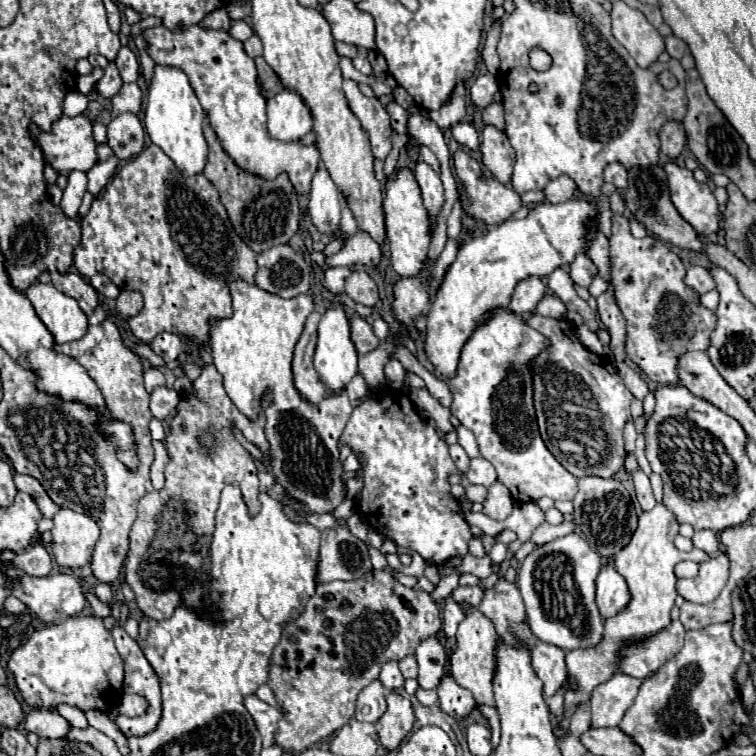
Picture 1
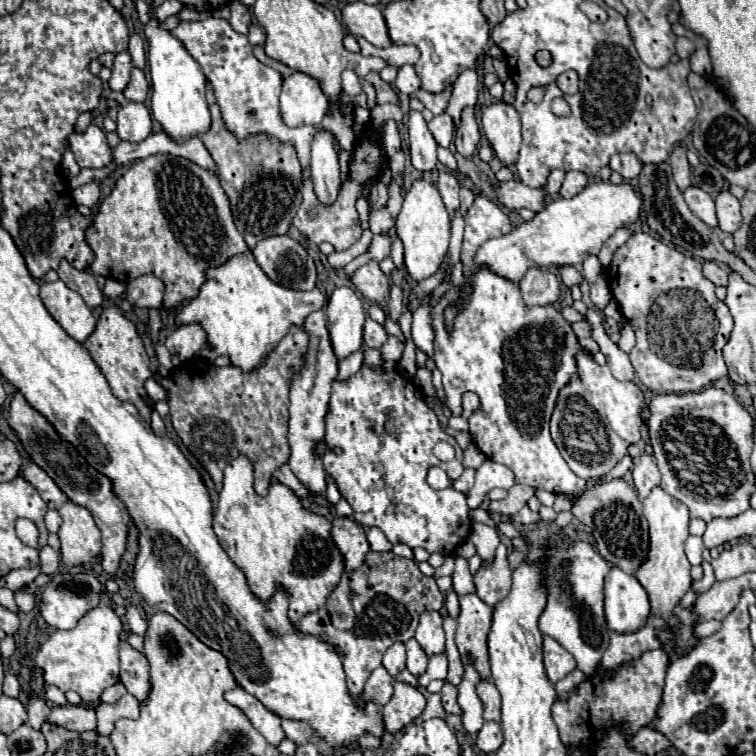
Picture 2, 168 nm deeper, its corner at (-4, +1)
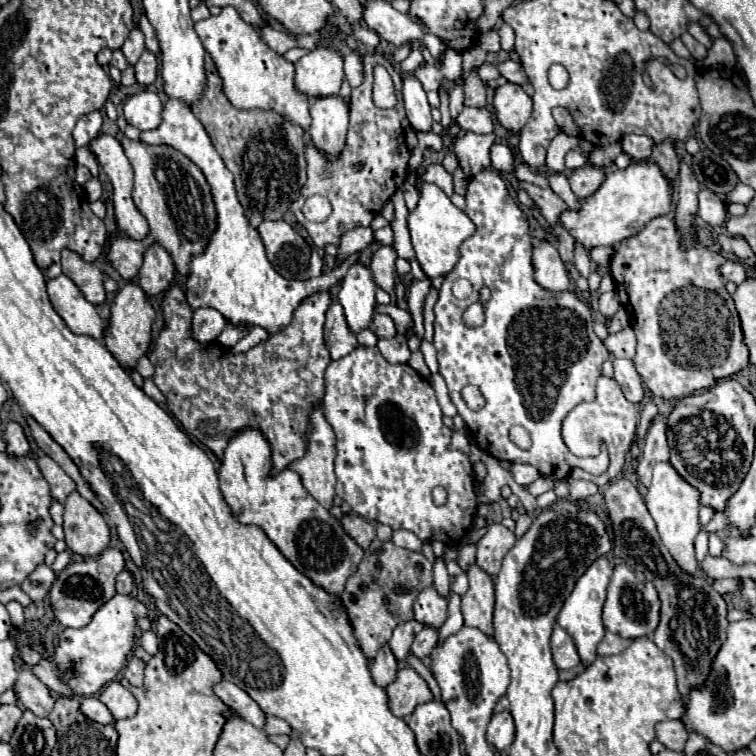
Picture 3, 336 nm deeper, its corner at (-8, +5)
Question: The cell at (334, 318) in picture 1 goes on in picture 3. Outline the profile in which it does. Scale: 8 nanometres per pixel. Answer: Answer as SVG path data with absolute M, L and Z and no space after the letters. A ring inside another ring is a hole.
M362 262L350 264L348 274L340 282L338 302L342 304L348 326L352 328L354 334L368 328L368 324L372 322L376 308L374 292L376 292L376 282L372 270Z

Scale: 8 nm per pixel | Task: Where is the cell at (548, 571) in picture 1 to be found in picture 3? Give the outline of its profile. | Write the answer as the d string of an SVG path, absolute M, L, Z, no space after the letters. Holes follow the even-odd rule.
M602 556L600 560L596 560L584 572L584 576L580 576L580 580L576 582L570 598L564 602L564 608L558 614L558 624L576 640L576 648L580 652L580 658L582 658L584 666L592 664L592 660L596 658L596 644L604 638L602 606L604 606L604 600L606 600L606 586L610 582L610 576L612 576L612 566Z

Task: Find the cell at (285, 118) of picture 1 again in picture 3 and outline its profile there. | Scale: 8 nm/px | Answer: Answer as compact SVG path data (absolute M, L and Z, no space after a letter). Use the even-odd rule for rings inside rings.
M318 44L296 66L296 88L312 96L334 96L344 80L342 54L330 44Z

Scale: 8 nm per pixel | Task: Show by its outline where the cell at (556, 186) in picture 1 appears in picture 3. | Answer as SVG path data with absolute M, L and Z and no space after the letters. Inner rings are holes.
M586 164L578 170L574 170L570 176L570 188L576 194L576 198L580 198L580 200L592 196L600 188L602 182L604 182L604 170L596 168L592 164Z

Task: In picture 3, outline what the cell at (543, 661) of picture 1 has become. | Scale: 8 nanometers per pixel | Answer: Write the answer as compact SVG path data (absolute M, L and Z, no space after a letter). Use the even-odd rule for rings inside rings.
M558 624L554 626L554 632L552 632L552 656L560 670L568 670L580 664L580 656L576 652L576 644L572 636Z

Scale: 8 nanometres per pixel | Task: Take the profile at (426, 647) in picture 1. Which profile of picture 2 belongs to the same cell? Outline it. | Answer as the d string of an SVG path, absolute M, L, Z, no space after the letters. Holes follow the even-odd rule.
M424 612L424 616L420 616L420 624L414 638L428 656L442 654L444 652L442 616L438 612Z

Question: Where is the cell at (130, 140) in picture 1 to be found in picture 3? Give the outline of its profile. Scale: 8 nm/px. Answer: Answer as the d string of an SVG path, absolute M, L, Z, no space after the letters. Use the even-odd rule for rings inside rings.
M142 90L126 102L124 116L128 124L140 130L154 130L162 122L162 100L156 92Z

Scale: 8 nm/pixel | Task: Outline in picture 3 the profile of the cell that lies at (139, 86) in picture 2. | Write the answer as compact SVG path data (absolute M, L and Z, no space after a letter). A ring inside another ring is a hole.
M146 50L140 56L140 60L136 62L134 70L136 70L138 84L140 86L150 86L156 80L156 74L158 74L158 58L150 50Z

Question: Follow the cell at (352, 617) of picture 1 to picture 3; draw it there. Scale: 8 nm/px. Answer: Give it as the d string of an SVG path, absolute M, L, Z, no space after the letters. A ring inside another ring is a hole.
M378 538L364 552L362 564L356 574L348 578L346 590L340 598L348 608L348 618L352 620L356 640L370 660L376 656L380 644L390 640L400 618L402 622L414 618L412 604L424 586L432 586L432 564L422 552L412 552L396 546L392 540L382 542Z

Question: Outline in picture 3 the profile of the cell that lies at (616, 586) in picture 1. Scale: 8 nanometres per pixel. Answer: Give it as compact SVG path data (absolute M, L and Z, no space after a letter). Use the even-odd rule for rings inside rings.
M616 564L612 580L608 584L608 598L604 602L604 612L602 612L602 622L608 632L618 634L622 638L634 640L640 636L650 636L658 622L660 622L660 602L658 602L658 592L652 582L642 582L634 568L628 564Z

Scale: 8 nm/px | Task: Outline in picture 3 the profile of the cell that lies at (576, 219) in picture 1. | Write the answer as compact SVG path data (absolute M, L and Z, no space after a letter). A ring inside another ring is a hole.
M642 160L642 162L632 162L624 170L608 172L604 184L594 192L594 196L588 196L586 200L582 200L582 210L564 212L564 216L560 216L560 222L576 238L576 242L580 242L588 250L592 250L594 246L616 246L618 242L634 236L652 218L668 214L670 208L672 208L672 182L664 176L664 172L660 170L660 166L656 162Z

